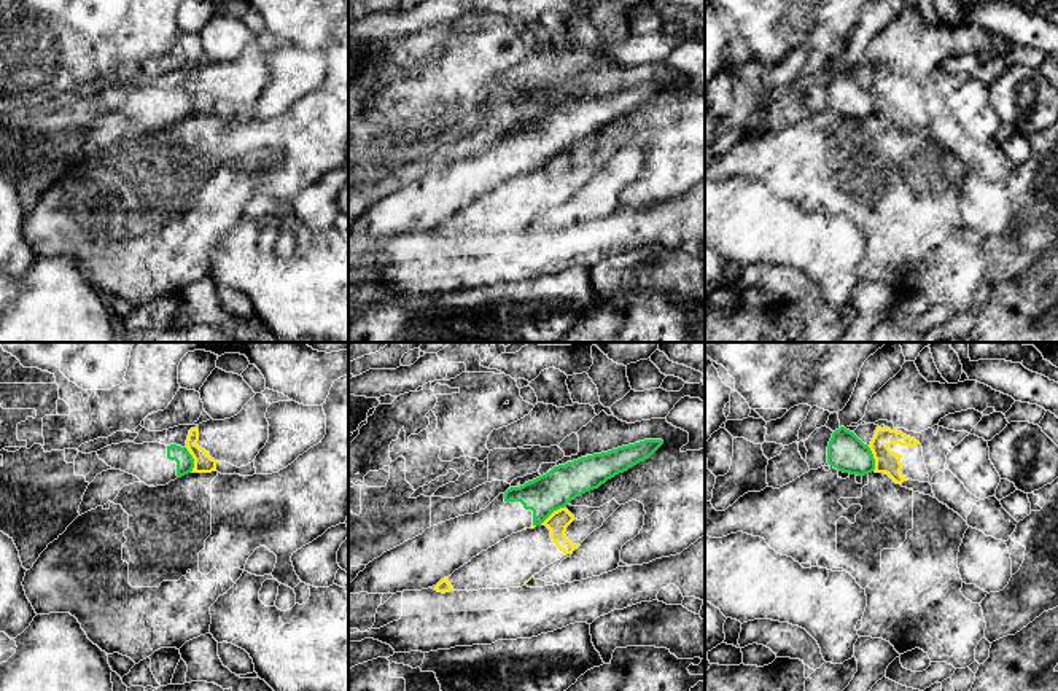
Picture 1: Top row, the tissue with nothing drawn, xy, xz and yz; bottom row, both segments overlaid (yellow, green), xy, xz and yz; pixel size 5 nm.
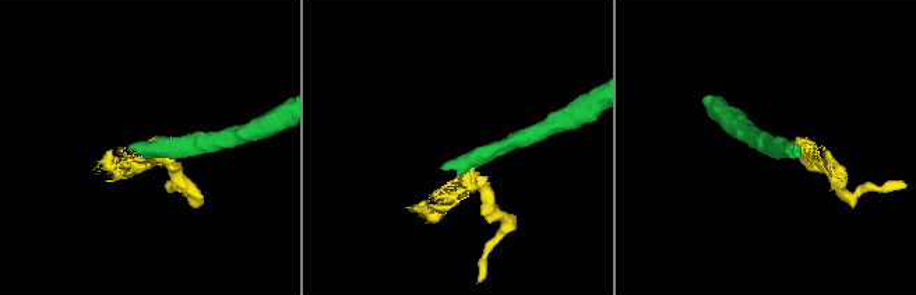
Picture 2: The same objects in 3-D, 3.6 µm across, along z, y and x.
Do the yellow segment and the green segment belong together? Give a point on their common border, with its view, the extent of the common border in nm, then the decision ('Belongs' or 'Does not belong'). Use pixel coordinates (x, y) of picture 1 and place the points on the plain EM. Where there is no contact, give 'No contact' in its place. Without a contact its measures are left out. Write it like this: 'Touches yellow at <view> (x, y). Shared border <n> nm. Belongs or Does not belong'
Touches yellow at yz (874, 101). Shared border 130 nm. Does not belong

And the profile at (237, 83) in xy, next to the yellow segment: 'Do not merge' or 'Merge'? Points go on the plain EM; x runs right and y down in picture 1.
Merge

